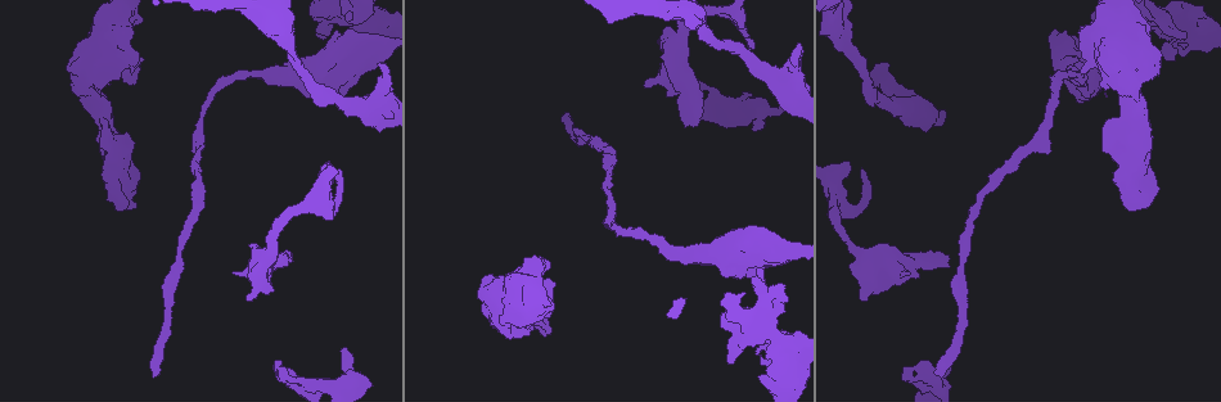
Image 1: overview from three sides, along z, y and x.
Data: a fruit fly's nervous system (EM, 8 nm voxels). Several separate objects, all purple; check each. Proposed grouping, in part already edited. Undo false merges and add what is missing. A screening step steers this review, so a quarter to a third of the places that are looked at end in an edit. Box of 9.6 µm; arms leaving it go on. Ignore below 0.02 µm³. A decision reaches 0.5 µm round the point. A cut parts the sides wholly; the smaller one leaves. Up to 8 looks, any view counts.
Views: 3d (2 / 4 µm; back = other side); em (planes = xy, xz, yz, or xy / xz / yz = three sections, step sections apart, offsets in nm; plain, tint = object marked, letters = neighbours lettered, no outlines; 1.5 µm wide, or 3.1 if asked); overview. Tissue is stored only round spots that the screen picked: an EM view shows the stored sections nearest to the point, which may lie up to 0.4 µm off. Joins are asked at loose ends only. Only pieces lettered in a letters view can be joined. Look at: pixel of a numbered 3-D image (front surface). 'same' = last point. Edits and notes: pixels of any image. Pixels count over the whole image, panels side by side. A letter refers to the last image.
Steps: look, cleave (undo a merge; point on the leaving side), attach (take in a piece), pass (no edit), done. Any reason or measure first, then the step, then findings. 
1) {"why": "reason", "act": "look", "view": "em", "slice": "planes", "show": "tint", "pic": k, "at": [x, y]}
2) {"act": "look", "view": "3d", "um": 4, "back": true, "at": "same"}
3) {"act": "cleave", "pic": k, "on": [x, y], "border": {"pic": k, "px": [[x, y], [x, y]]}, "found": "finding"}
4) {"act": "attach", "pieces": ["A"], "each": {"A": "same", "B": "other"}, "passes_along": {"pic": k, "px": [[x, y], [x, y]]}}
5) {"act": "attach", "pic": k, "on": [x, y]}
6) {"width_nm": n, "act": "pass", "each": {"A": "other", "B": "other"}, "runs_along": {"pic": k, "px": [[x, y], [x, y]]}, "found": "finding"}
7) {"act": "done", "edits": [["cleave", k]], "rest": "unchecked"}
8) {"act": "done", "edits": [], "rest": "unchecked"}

{"why": "an open end", "act": "look", "view": "3d", "um": 4, "pic": 1, "at": [692, 124]}

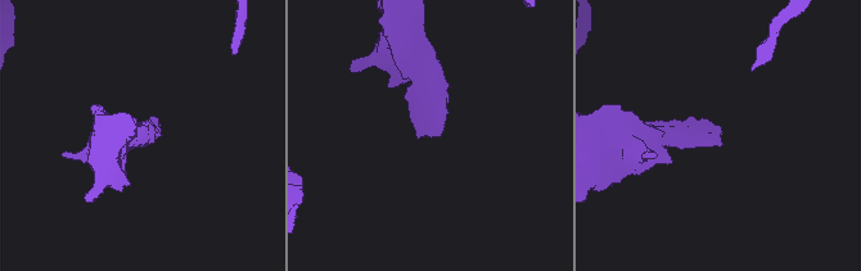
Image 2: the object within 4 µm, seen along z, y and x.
{"act": "look", "view": "em", "slice": "planes", "show": "plain", "pic": 2, "at": [430, 137]}

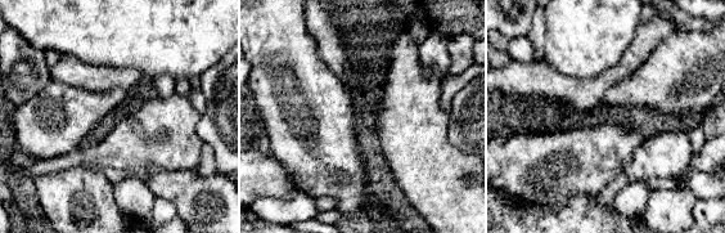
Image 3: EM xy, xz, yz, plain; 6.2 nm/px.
{"why": "what lies round it", "act": "look", "view": "em", "slice": "planes", "show": "letters", "at": "same"}

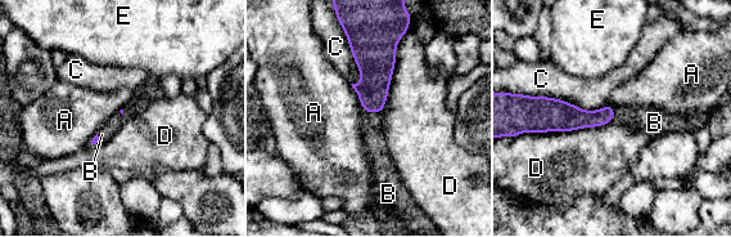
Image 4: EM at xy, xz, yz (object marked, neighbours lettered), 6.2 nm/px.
{"act": "attach", "pieces": ["B"], "each": {"A": "other", "B": "same", "C": "other", "D": "other", "E": "other"}, "found": "the cell continues"}

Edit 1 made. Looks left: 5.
{"why": "see it whole again", "act": "look", "view": "overview"}

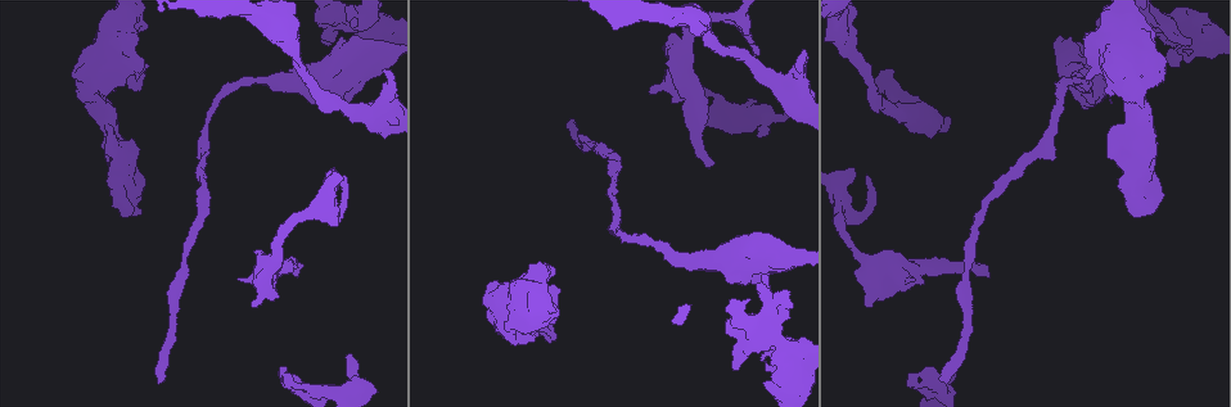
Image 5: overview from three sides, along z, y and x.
{"why": "branch stops here", "act": "look", "view": "em", "slice": "planes", "show": "tint", "pic": 5, "at": [1085, 79]}

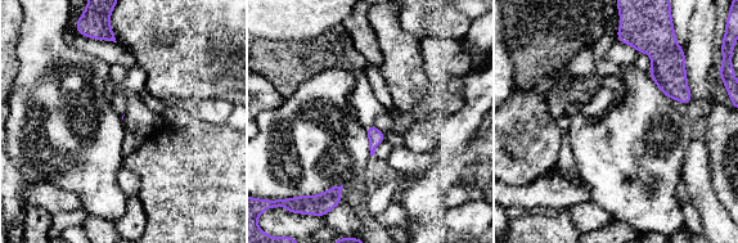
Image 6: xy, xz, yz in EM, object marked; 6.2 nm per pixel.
{"why": "what lies round it", "act": "look", "view": "em", "slice": "planes", "show": "letters", "at": "same"}

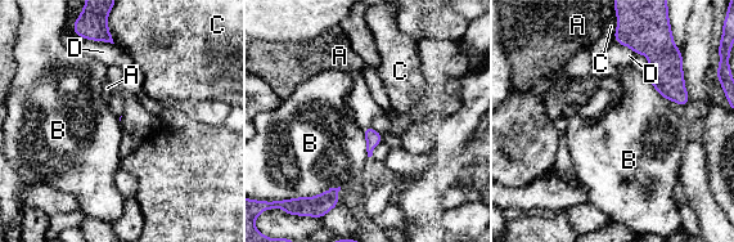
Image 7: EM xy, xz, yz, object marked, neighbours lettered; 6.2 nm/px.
{"act": "pass", "each": {"A": "other", "B": "other", "C": "other", "D": "other"}, "found": "none of them fits"}

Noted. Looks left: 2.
{"why": "an open end", "act": "look", "view": "3d", "um": 4, "pic": 5, "at": [348, 354]}

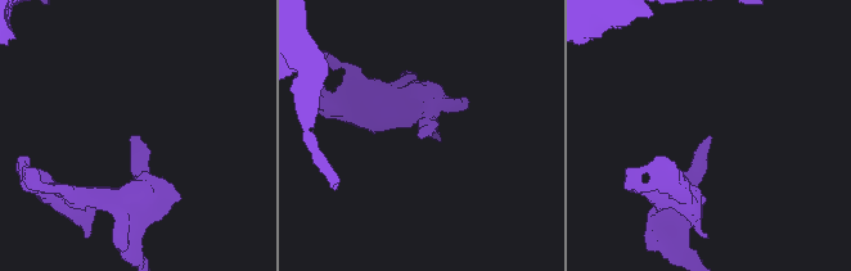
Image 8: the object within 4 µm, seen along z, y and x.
{"why": "now the EM", "act": "look", "view": "em", "slice": "xz", "step": 8, "show": "letters", "pic": 8, "at": [133, 139]}

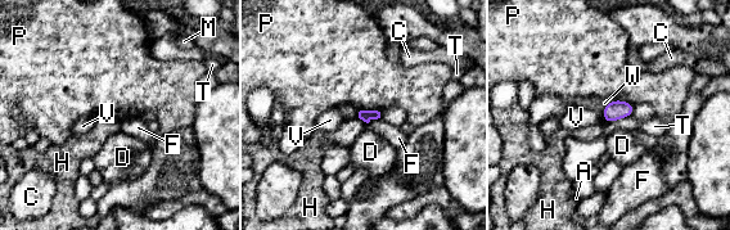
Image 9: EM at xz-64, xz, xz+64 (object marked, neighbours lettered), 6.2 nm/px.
{"act": "pass", "each": {"A": "other", "C": "other", "D": "other", "F": "other", "H": "other", "M": "other", "P": "other", "T": "other", "V": "other", "W": "other"}, "border": {"pic": 9, "px": [[608, 100], [627, 100], [634, 104]]}, "found": "no lettered piece goes on from it"}

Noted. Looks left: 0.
{"act": "done", "edits": [["attach", 4]], "rest": "unchecked"}

